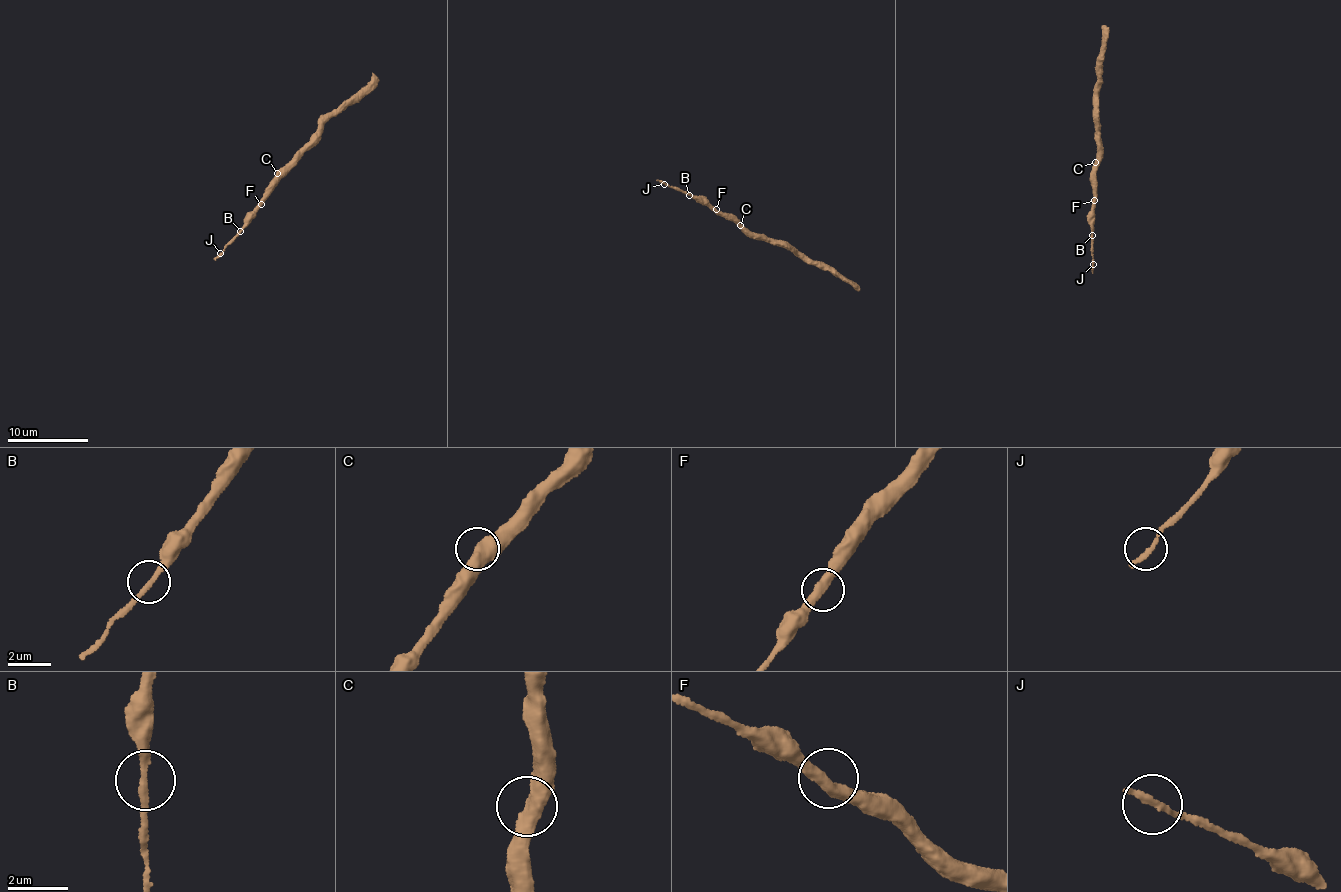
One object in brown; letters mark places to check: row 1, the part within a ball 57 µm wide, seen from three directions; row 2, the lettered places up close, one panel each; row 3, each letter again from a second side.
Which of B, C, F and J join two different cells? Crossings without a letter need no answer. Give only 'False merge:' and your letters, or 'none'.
False merge: none

